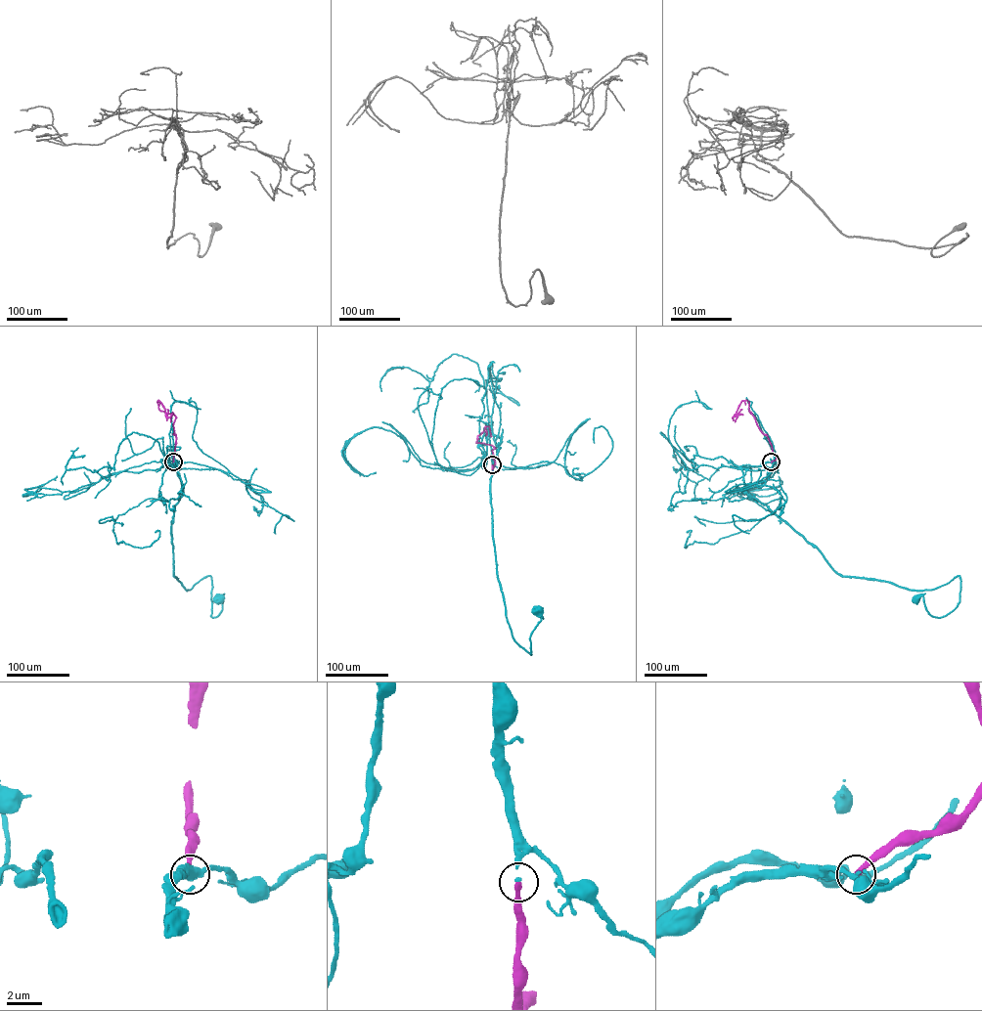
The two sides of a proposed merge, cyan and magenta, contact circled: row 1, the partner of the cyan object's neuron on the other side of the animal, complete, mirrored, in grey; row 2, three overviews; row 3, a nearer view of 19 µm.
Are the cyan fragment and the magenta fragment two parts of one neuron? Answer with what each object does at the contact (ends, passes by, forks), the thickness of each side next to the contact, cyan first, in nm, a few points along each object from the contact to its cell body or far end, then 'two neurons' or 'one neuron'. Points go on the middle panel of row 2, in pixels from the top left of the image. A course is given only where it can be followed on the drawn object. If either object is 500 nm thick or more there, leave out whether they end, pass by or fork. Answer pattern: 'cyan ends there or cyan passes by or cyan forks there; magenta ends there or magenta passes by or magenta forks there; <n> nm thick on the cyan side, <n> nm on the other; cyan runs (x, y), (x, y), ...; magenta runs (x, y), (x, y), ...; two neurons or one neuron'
cyan ends there; magenta ends there; 130 nm thick on the cyan side, 300 nm on the other; cyan runs (492, 464), (489, 426), (501, 438), (490, 491), (498, 580), (513, 637), (530, 654), (537, 609); magenta runs (492, 464), (494, 448), (476, 442), (484, 427), (488, 426), (490, 431), (489, 428); one neuron

